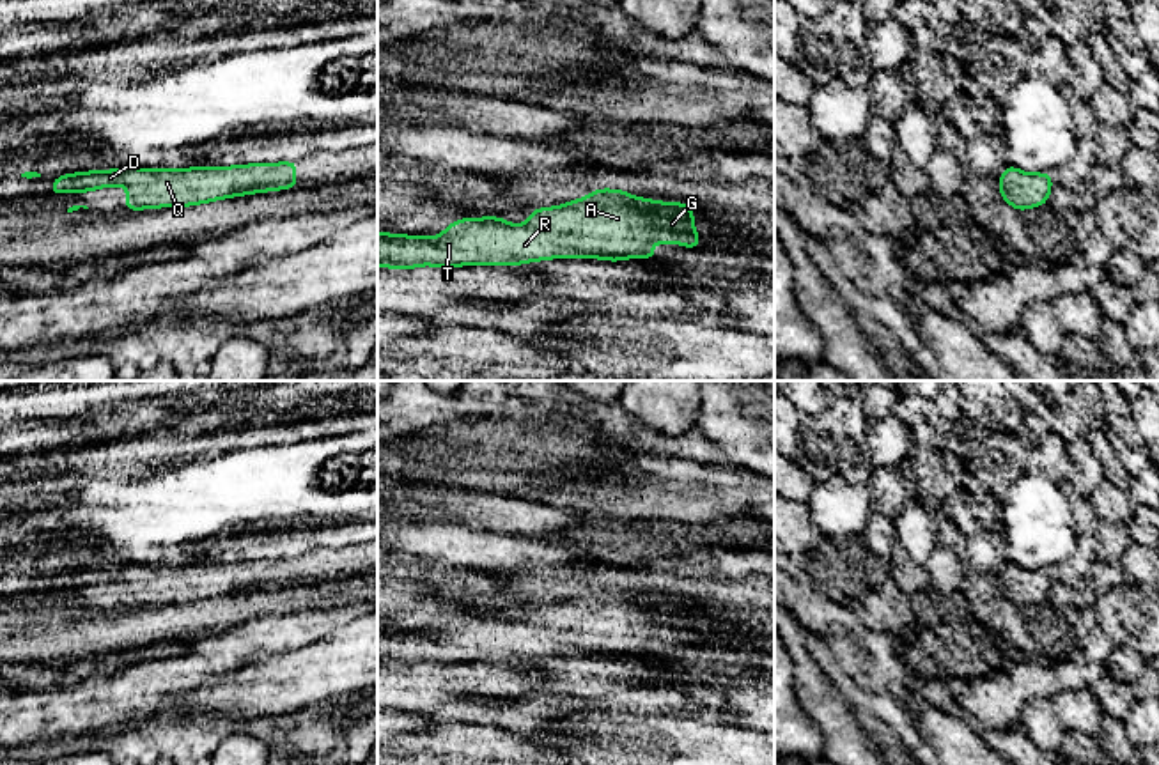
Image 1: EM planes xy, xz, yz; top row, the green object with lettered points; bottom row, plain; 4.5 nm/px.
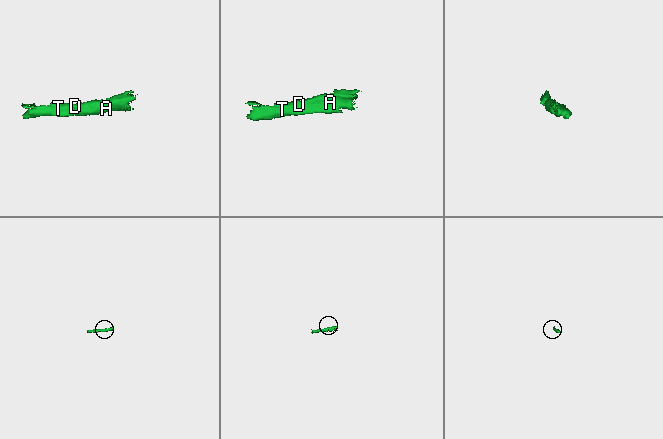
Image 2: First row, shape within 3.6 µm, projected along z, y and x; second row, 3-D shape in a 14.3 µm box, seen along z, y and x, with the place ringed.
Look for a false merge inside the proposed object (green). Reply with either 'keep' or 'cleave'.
keep

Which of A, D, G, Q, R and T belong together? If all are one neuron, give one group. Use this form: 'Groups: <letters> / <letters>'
Groups: A D G Q R T

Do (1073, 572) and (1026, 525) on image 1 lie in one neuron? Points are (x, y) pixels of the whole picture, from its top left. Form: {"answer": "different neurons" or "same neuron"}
{"answer": "same neuron"}

